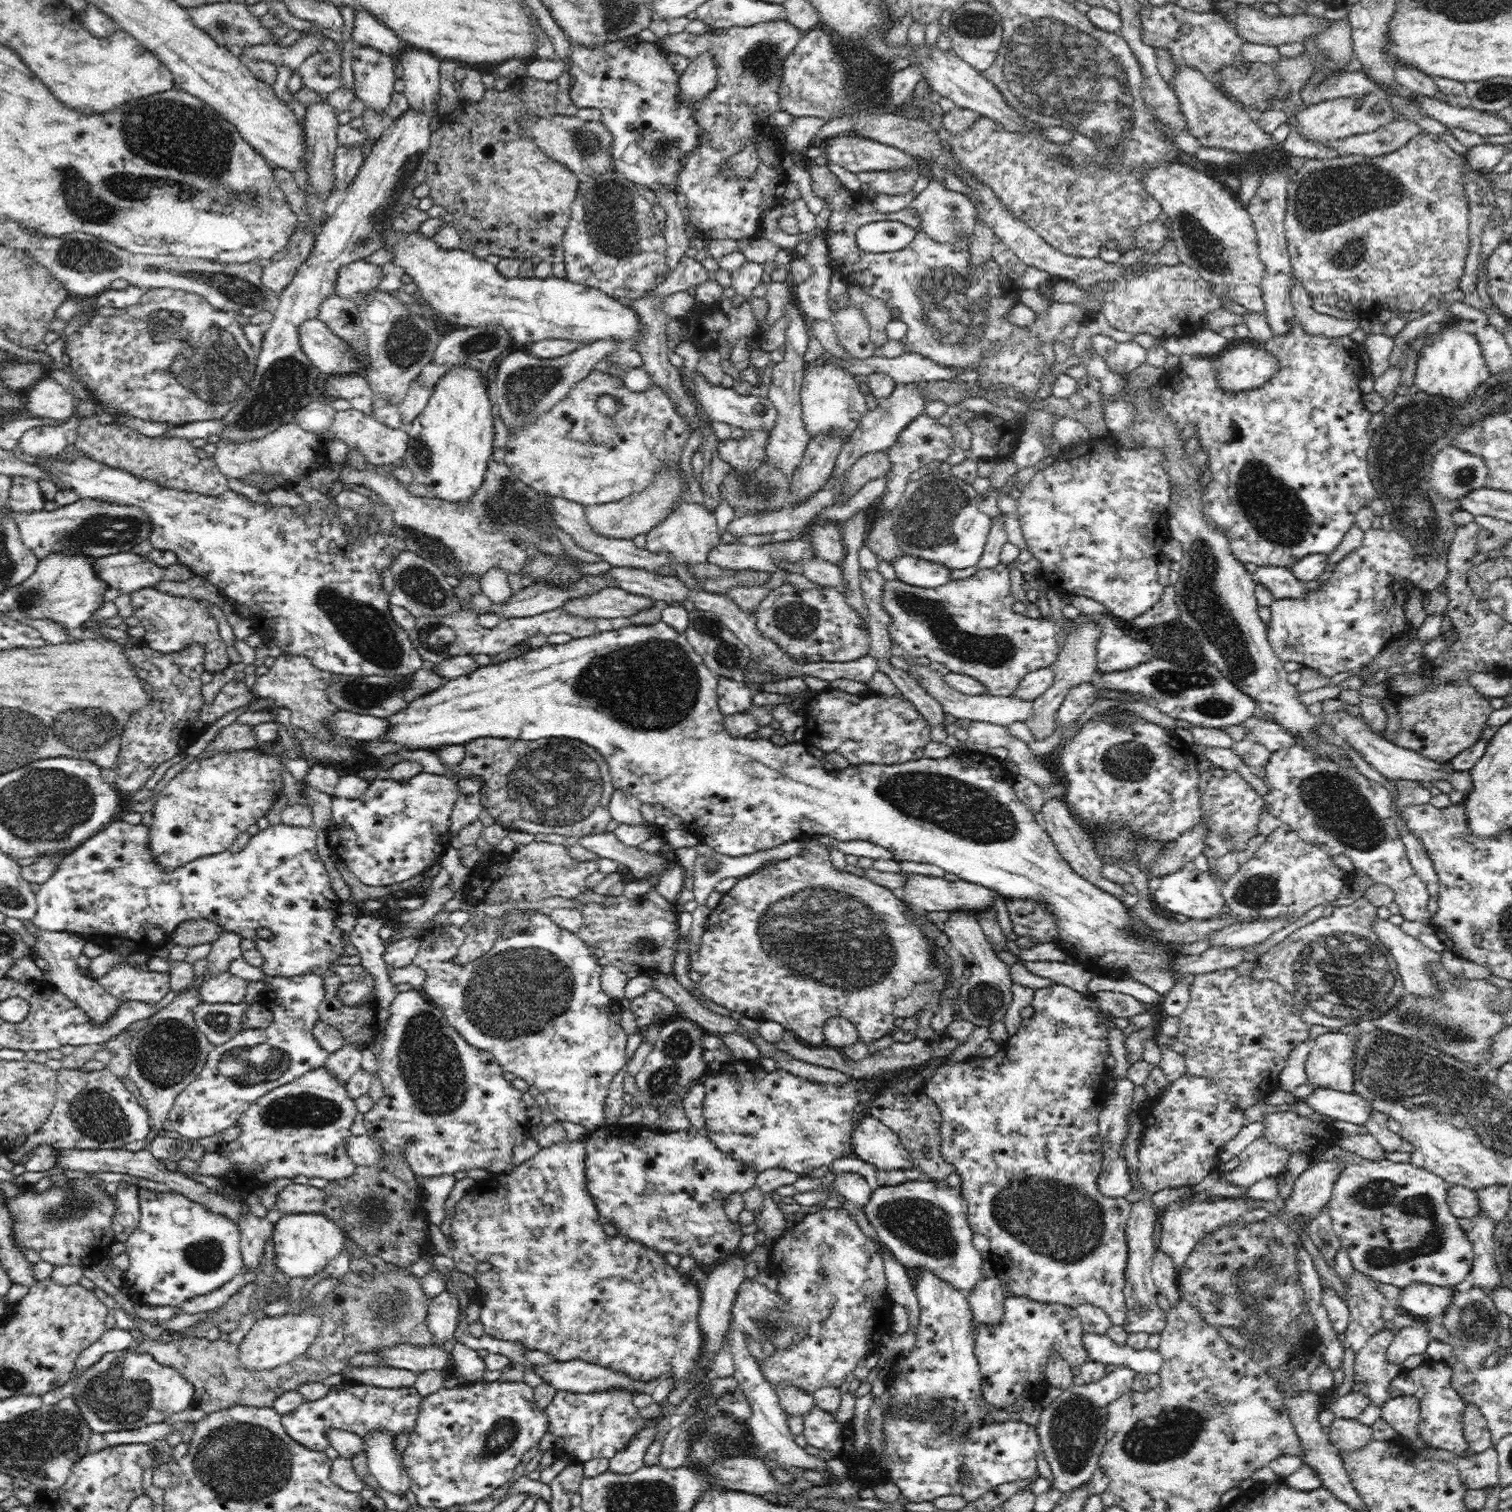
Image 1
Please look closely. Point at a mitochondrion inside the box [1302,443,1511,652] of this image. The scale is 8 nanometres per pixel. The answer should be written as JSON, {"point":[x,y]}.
{"point":[1465,476]}

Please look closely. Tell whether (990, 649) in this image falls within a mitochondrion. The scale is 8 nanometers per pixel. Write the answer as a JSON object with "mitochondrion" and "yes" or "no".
{"mitochondrion":"yes"}

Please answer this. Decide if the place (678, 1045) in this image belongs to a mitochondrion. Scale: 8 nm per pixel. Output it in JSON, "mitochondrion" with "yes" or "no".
{"mitochondrion":"yes"}

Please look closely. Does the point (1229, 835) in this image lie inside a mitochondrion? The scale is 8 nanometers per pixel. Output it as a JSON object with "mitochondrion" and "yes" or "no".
{"mitochondrion":"yes"}

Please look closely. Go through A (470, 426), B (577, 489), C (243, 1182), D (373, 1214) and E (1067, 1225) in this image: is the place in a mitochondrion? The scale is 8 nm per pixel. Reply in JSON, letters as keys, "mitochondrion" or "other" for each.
{"A":"other","B":"other","C":"other","D":"mitochondrion","E":"mitochondrion"}

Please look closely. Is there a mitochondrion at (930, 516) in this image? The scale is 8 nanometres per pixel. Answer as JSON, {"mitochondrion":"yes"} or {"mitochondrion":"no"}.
{"mitochondrion":"yes"}

